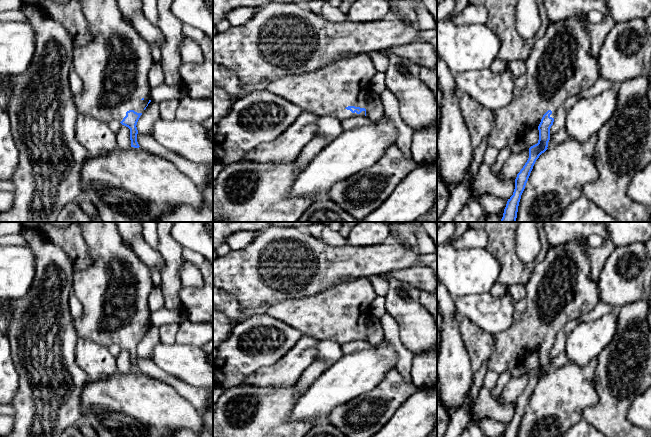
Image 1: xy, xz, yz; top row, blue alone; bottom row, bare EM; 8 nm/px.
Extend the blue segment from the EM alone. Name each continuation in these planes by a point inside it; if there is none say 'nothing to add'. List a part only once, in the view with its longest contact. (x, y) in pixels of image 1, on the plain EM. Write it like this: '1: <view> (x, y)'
1: xz (326, 316)

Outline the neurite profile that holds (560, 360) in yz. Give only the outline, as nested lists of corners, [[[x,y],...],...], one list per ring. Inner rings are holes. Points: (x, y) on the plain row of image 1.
[[[562,352],[552,359],[551,366],[552,369],[557,369],[563,367],[568,362],[569,362],[568,357],[564,352]]]

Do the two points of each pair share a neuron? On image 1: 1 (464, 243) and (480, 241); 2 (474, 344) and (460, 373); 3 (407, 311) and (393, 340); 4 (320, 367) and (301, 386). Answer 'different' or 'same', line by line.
1: same
2: different
3: different
4: same

